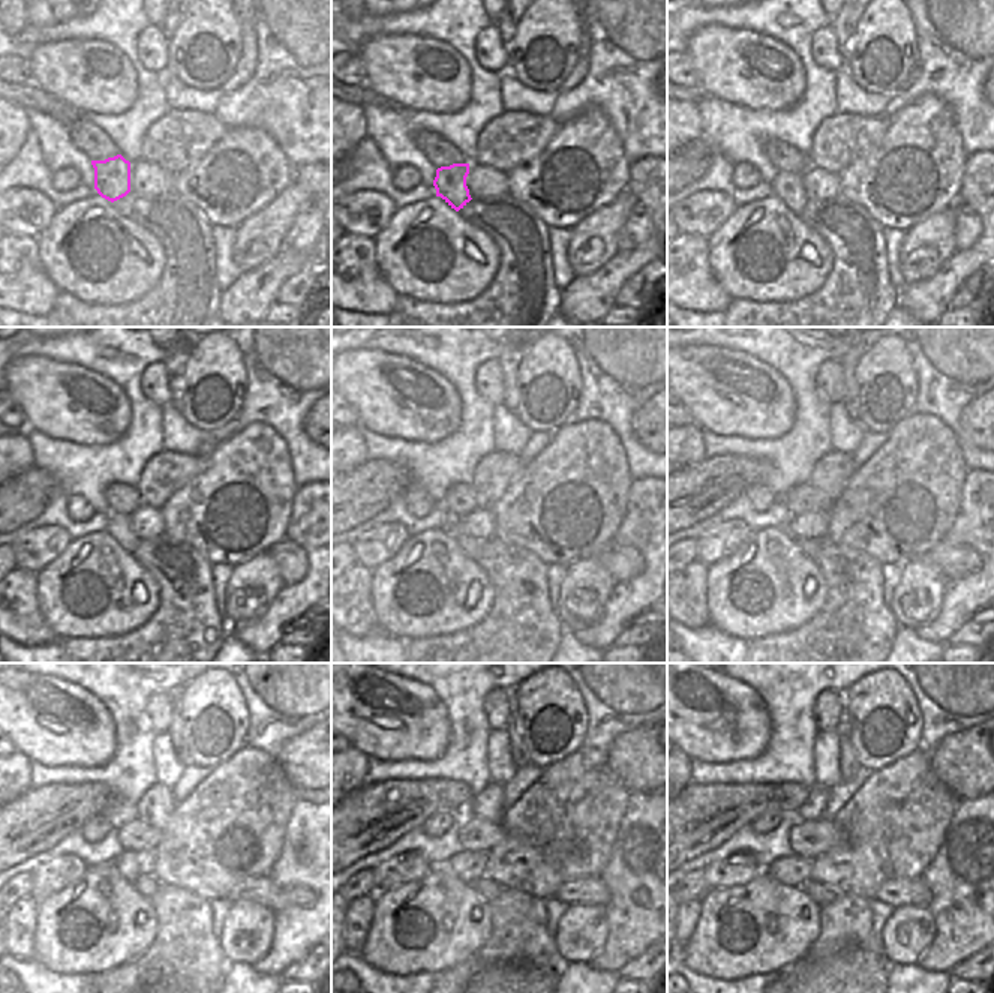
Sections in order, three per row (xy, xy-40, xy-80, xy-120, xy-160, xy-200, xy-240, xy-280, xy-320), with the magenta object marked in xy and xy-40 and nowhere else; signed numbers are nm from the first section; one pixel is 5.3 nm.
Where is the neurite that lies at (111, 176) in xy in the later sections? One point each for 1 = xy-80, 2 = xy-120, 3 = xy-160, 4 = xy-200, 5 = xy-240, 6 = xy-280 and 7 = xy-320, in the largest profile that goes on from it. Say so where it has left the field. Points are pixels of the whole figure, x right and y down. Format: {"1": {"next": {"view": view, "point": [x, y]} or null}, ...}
{"1": {"next": {"view": "xy-80", "point": [787, 186]}}, "2": {"next": {"view": "xy-120", "point": [119, 525]}}, "3": {"next": {"view": "xy-160", "point": [470, 545]}}, "4": {"next": {"view": "xy-200", "point": [810, 548]}}, "5": {"next": {"view": "xy-240", "point": [147, 887]}}, "6": {"next": {"view": "xy-280", "point": [488, 890]}}, "7": {"next": {"view": "xy-320", "point": [822, 894]}}}

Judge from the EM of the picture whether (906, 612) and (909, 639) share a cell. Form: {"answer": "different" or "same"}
{"answer": "different"}

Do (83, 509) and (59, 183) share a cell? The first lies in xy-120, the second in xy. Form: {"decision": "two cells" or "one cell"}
{"decision": "one cell"}

